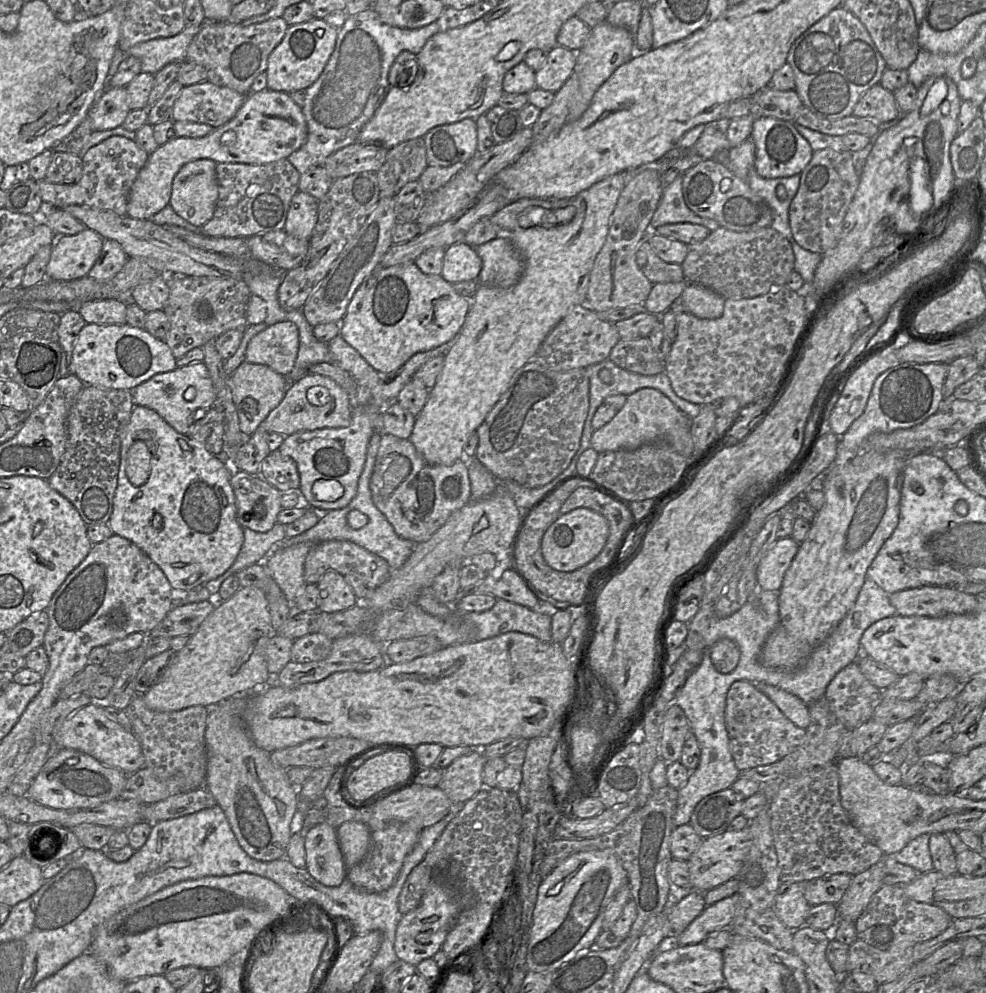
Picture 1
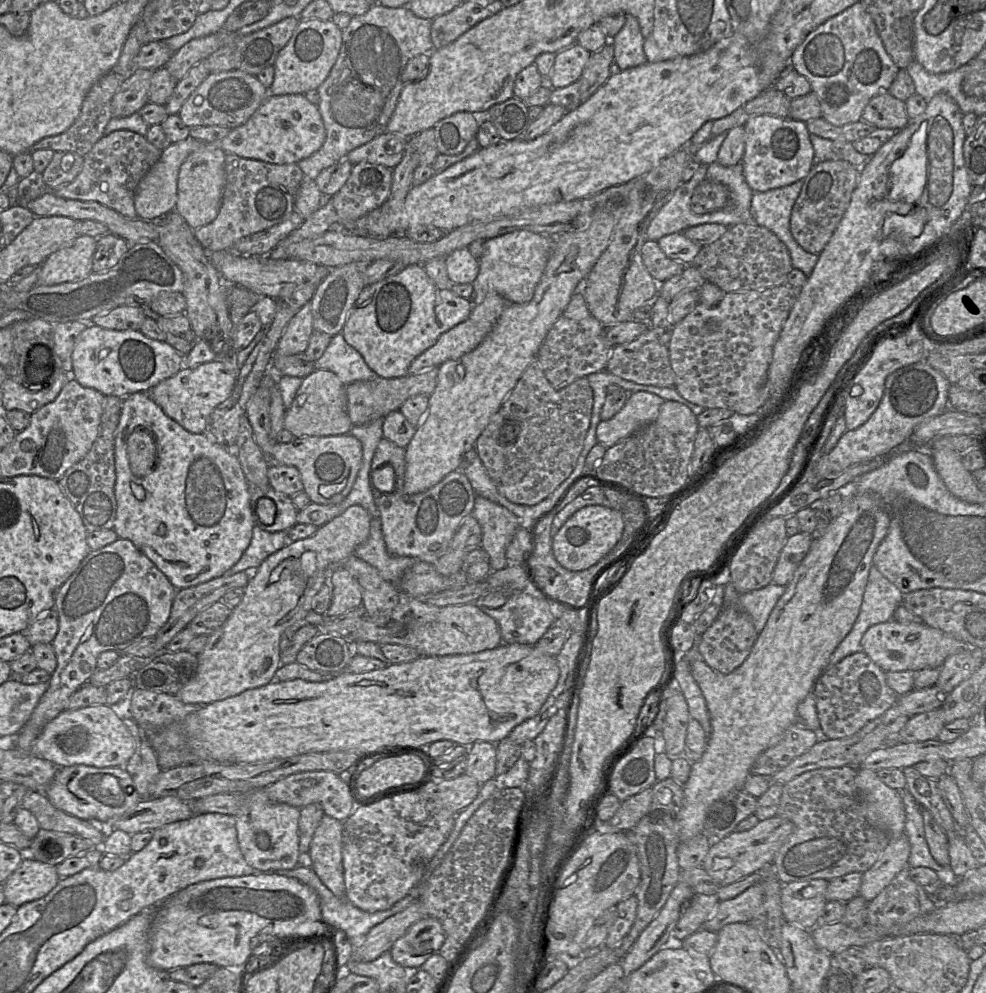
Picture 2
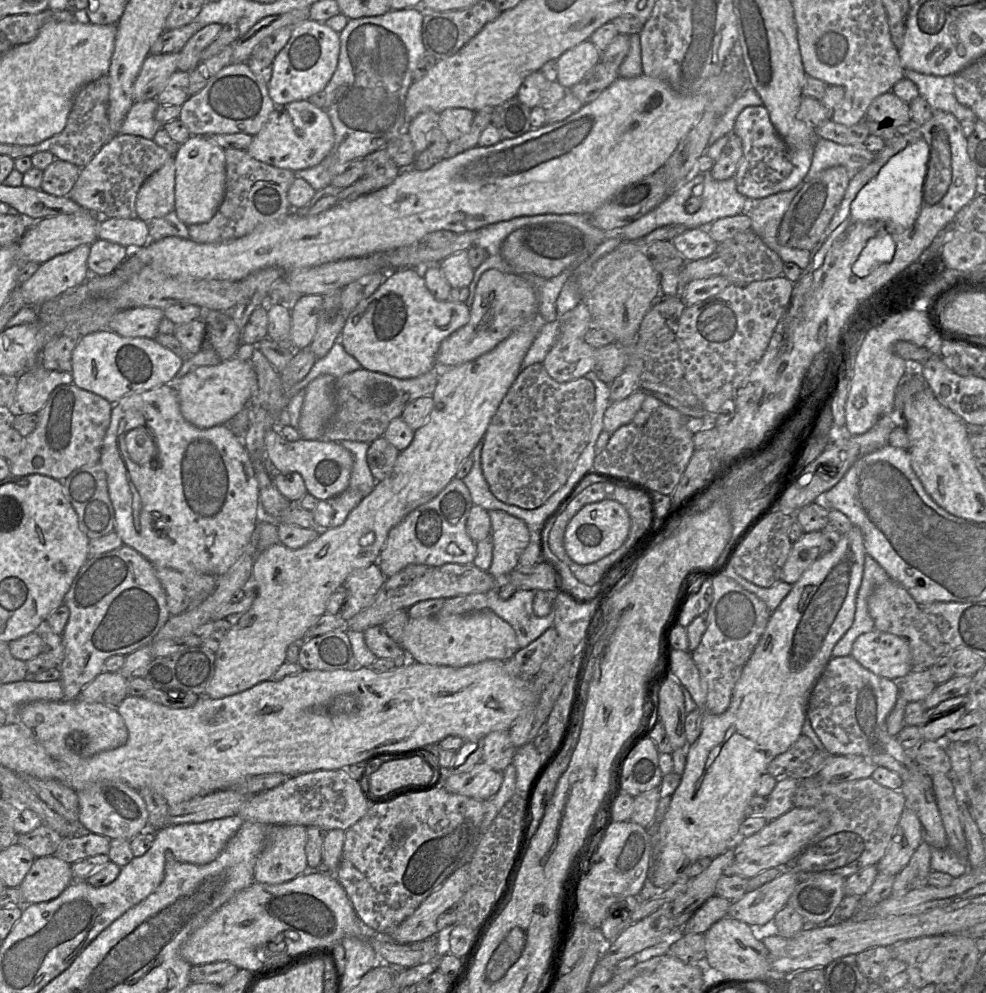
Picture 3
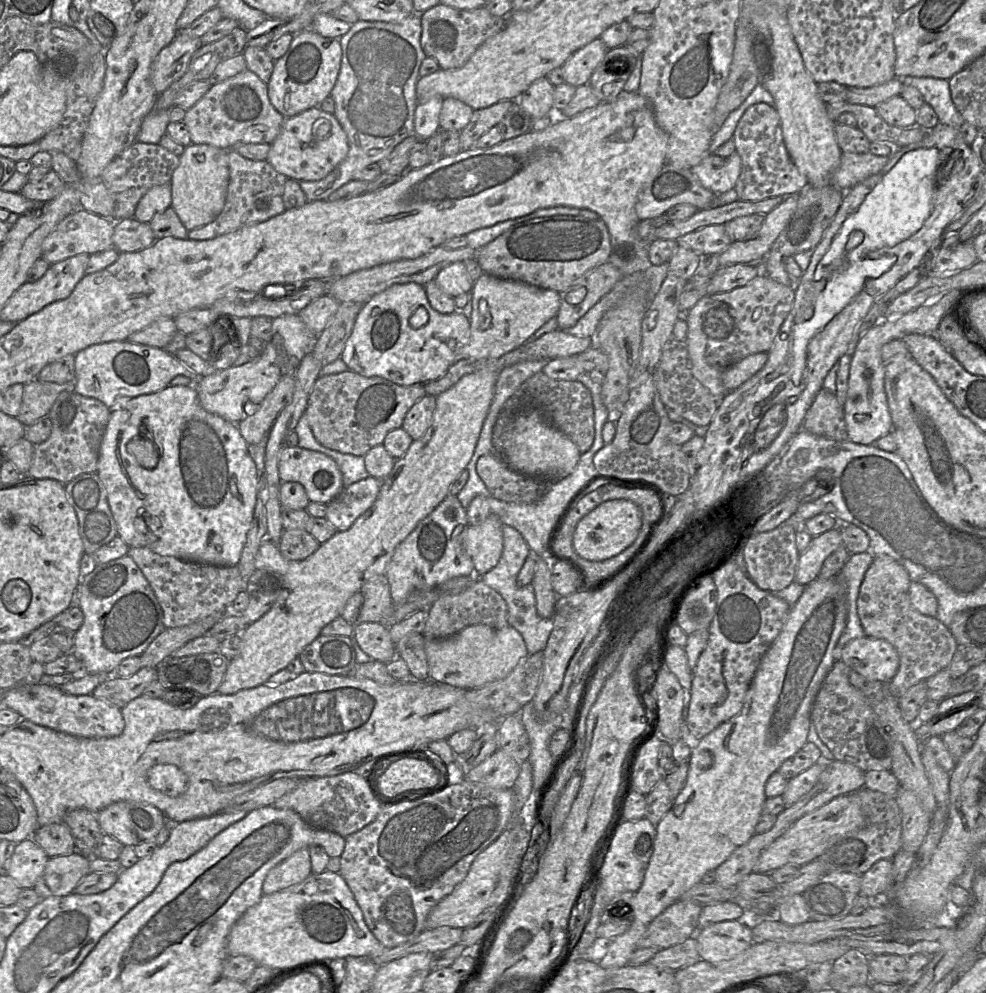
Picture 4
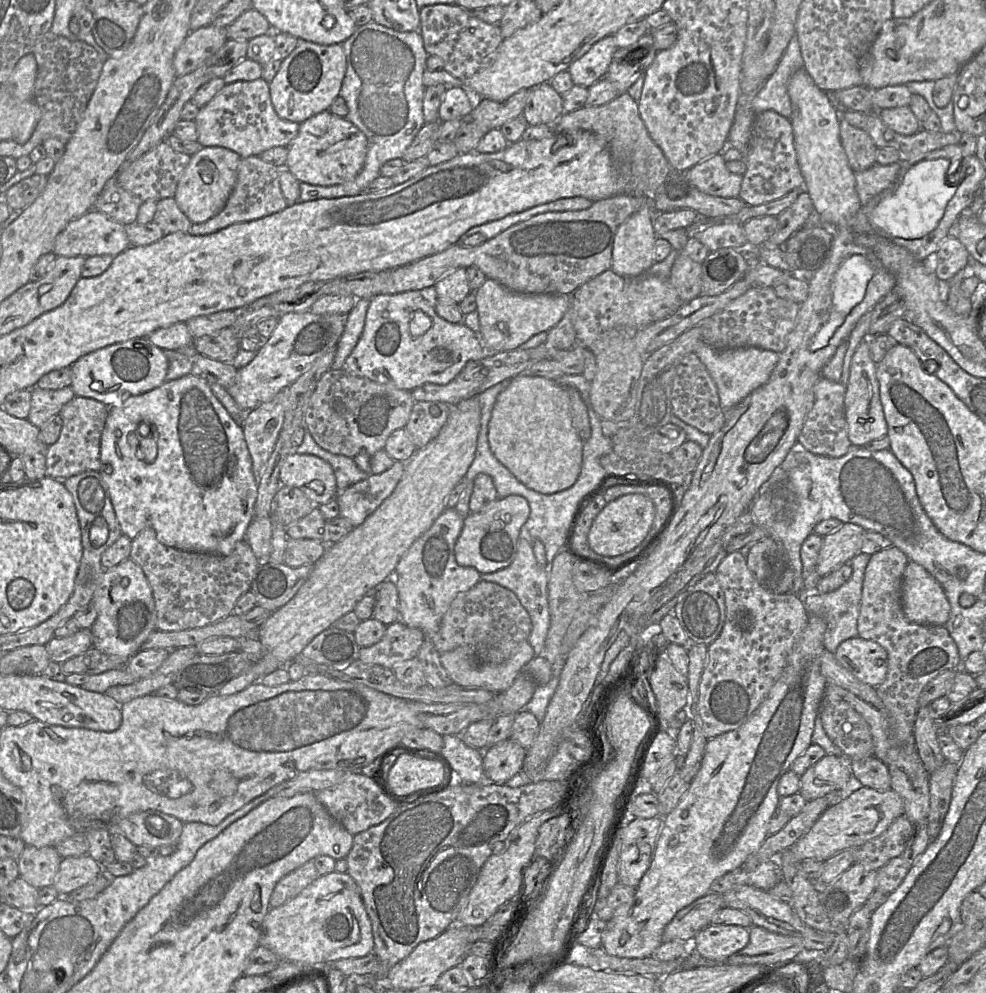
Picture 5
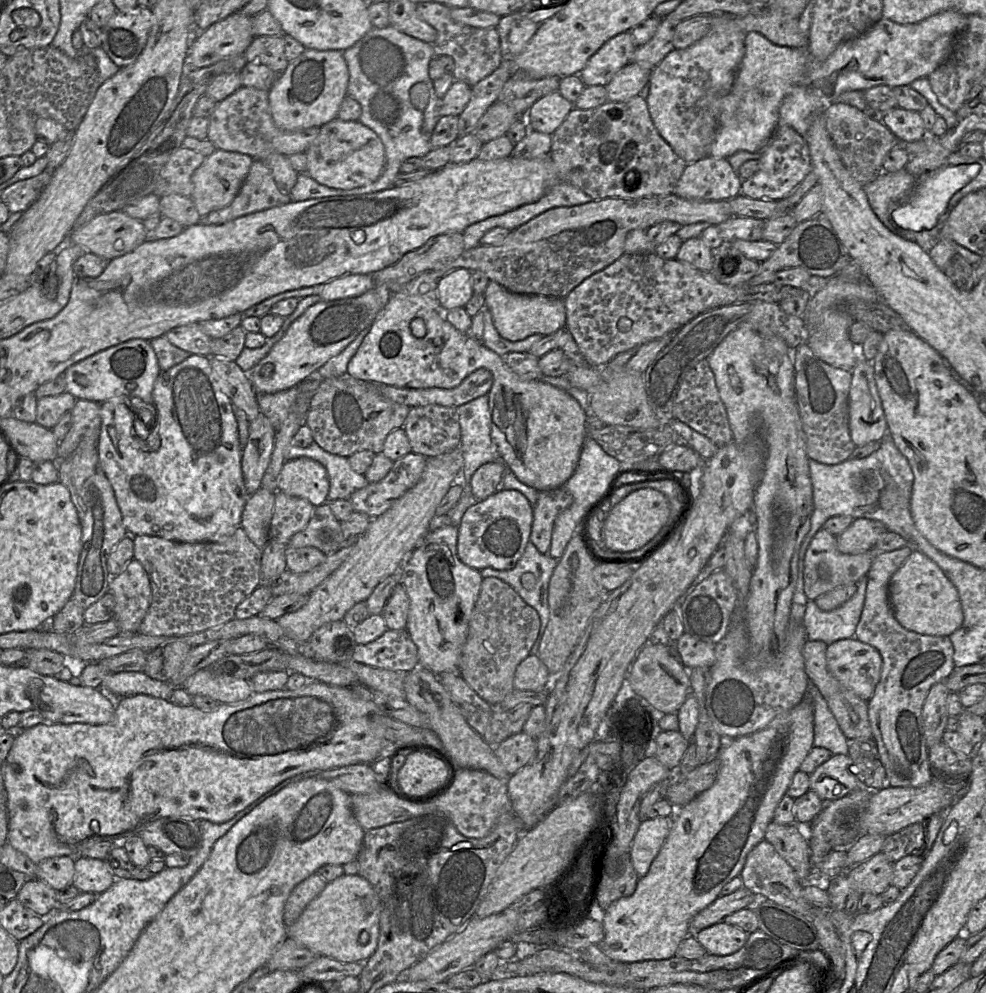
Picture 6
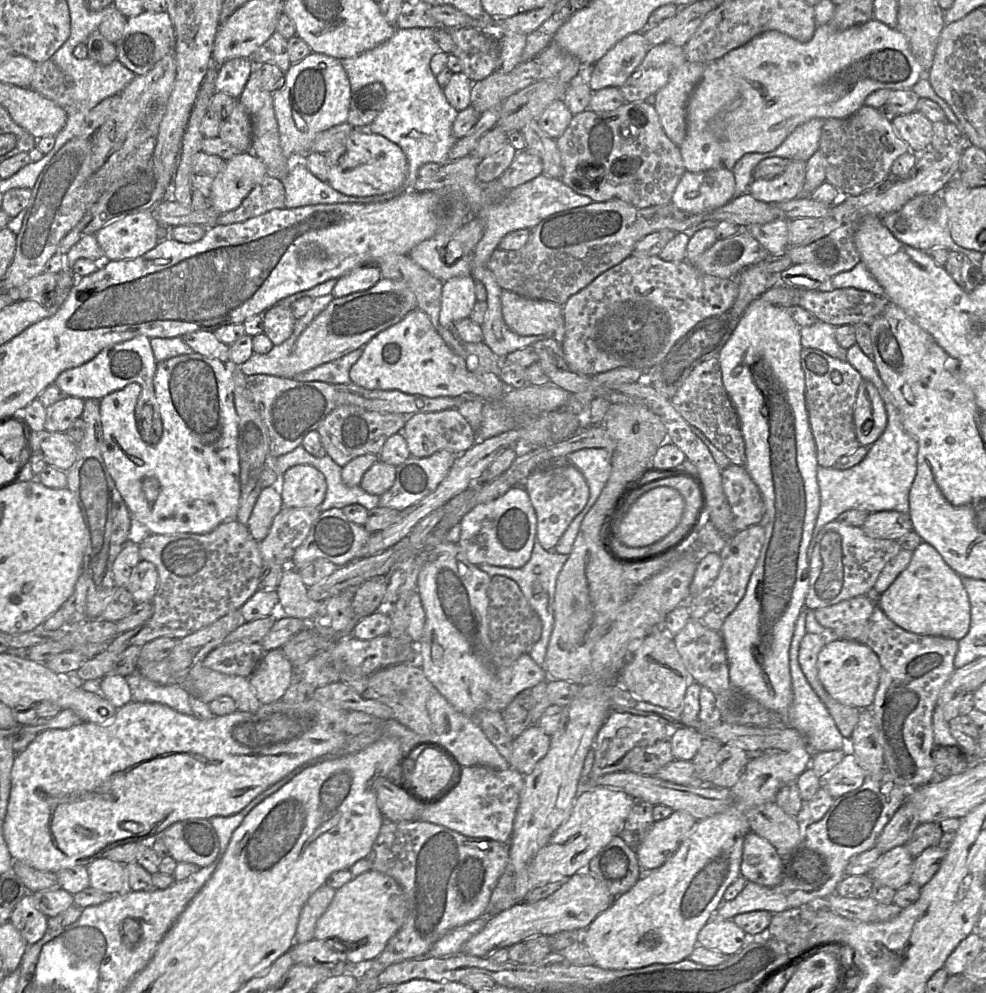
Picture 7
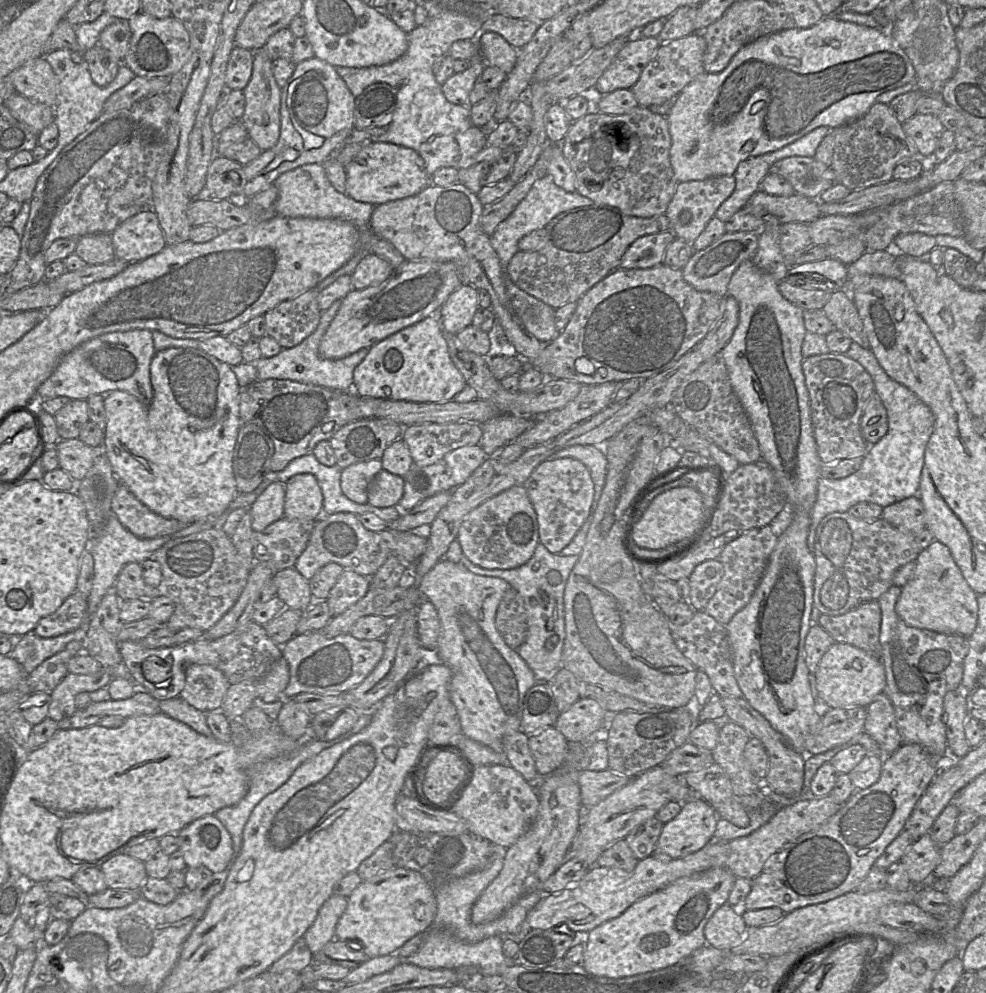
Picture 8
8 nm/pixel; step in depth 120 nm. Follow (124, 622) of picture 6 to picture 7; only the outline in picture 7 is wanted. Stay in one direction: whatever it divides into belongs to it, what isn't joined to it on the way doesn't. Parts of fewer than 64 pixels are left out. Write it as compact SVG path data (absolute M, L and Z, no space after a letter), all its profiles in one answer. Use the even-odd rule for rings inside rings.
M142 560L133 569L126 589L138 605L153 600L158 582L159 574L156 566L149 561Z

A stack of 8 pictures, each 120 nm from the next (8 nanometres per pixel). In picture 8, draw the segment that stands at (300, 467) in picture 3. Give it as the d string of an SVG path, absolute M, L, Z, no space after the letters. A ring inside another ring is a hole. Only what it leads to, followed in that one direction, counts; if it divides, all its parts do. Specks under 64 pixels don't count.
M297 474L284 485L284 517L288 520L317 521L323 512L323 495L315 476Z

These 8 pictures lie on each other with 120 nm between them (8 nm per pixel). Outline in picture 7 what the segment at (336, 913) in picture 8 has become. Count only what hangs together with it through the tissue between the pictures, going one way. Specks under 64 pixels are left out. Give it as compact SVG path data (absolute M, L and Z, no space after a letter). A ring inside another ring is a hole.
M325 883L308 898L300 913L295 943L307 943L314 939L316 923L331 904L335 892Z

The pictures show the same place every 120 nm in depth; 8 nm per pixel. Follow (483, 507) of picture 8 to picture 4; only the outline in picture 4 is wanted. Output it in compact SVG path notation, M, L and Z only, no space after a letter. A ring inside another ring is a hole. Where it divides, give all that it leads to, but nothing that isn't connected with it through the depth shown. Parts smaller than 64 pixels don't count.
M494 513L479 525L469 525L462 533L462 545L478 574L484 575L499 562L503 552L504 524Z

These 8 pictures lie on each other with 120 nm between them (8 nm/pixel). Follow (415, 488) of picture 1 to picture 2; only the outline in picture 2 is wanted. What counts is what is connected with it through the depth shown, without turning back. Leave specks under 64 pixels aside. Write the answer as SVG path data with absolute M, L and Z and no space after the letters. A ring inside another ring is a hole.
M382 438L375 450L371 462L369 472L369 484L371 490L373 490L373 487L375 487L374 473L379 466L383 465L383 463L390 464L396 475L394 490L391 493L384 493L387 496L385 506L380 505L378 507L378 505L375 503L379 512L382 533L388 553L392 556L411 557L423 562L435 563L446 553L447 548L463 519L467 515L472 515L475 502L475 492L470 481L464 475L464 470L458 469L448 474L442 481L432 488L421 493L408 495L403 491L406 470L405 448L397 446L395 443L386 438Z

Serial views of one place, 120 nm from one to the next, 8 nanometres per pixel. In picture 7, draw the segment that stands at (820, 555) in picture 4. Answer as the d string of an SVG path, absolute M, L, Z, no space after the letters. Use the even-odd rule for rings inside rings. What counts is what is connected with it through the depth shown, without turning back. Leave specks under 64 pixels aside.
M880 511L868 515L862 530L870 538L896 540L911 532L913 525L909 513Z

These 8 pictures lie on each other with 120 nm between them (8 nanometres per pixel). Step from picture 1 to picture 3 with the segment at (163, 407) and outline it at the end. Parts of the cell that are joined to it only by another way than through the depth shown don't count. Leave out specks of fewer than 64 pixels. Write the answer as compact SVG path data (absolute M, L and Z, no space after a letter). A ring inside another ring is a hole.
M234 356L214 366L194 367L185 376L177 380L175 378L171 385L177 392L183 418L193 426L205 429L226 424L246 405L250 404L257 391L257 376L249 361L241 361Z

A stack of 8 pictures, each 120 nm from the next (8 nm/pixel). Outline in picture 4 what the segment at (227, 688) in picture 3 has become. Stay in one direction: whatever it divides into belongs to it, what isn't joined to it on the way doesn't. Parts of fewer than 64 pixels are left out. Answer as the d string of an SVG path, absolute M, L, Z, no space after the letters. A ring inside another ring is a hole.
M479 370L477 372L467 374L463 376L450 389L436 397L436 409L434 411L430 427L420 439L413 440L409 450L403 457L395 461L394 468L392 469L390 474L383 480L381 489L372 506L365 513L363 513L348 530L336 532L335 535L332 536L328 541L322 543L317 549L317 551L315 551L311 556L302 561L291 561L285 559L279 550L278 544L273 543L268 538L263 540L255 557L255 568L270 569L282 575L283 589L279 594L277 600L273 604L272 608L265 615L263 615L255 622L249 624L240 634L235 634L241 636L241 650L237 656L230 659L224 679L219 686L217 693L221 695L231 695L244 689L250 689L265 684L271 676L283 669L286 669L289 663L291 663L295 658L297 658L309 644L311 644L316 638L318 638L318 636L321 634L321 630L326 625L328 625L330 622L332 622L342 614L347 601L354 594L360 592L365 582L375 576L385 575L386 569L391 561L396 547L416 528L420 521L426 518L446 498L446 496L449 494L449 488L452 483L457 479L457 477L461 474L463 470L467 469L467 466L474 454L476 445L478 443L484 421L488 415L494 397L495 386L499 374L500 373L496 372L495 370Z

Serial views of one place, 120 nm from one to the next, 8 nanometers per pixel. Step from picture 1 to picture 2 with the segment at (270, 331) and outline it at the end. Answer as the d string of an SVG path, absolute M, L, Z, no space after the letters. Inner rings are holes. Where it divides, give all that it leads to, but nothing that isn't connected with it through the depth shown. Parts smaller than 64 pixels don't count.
M308 302L289 321L273 355L289 356L304 353L313 332L313 314Z

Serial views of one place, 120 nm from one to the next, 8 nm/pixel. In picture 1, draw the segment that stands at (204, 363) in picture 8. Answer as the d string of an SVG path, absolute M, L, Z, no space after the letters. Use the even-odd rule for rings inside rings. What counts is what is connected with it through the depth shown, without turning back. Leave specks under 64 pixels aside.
M136 405L123 430L117 487L108 525L115 535L134 543L156 563L174 591L190 591L226 572L243 544L244 528L236 518L236 501L230 484L232 470L203 446L177 432L156 411ZM135 440L143 440L152 453L149 478L140 486L132 485L126 475L127 451Z

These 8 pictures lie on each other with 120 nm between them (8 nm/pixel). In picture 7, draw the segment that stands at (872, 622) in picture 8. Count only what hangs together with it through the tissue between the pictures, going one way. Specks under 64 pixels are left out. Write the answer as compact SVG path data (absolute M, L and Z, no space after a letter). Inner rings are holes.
M860 595L814 610L816 620L841 640L864 643L870 631L875 603L869 595Z

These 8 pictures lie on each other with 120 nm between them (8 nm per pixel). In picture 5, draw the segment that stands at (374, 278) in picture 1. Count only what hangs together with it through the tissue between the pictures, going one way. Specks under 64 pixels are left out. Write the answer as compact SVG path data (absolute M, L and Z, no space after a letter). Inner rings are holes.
M427 290L421 291L374 296L370 300L362 335L347 357L343 369L358 377L412 391L426 383L446 385L462 371L467 362L498 353L484 349L479 335L463 322L453 324L441 318L435 312ZM416 311L424 312L432 320L431 328L421 336L410 333L409 323Z

